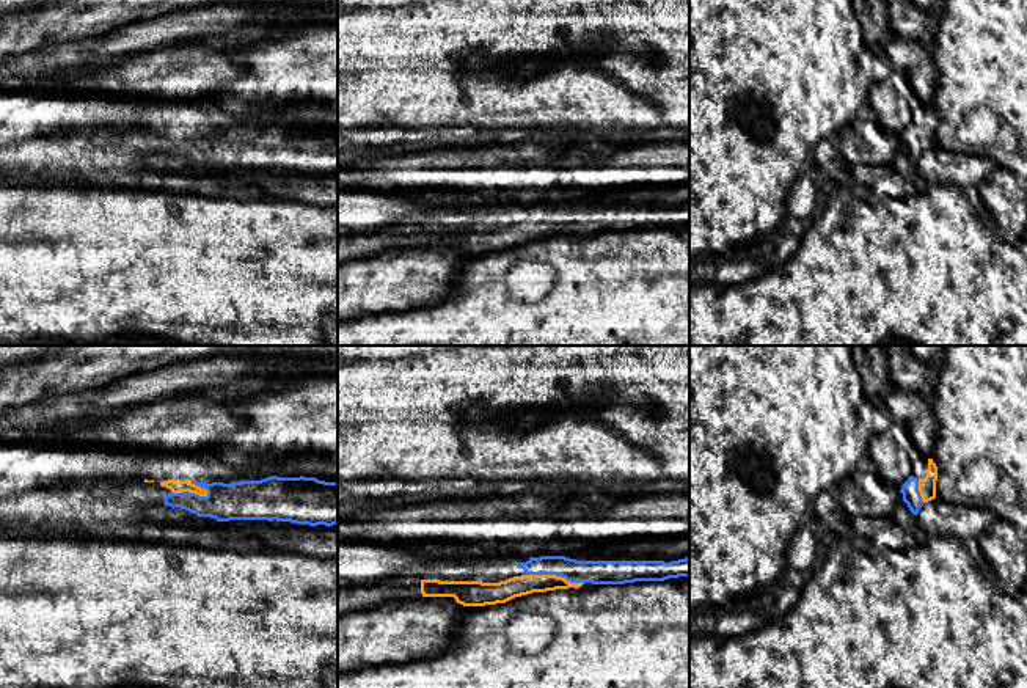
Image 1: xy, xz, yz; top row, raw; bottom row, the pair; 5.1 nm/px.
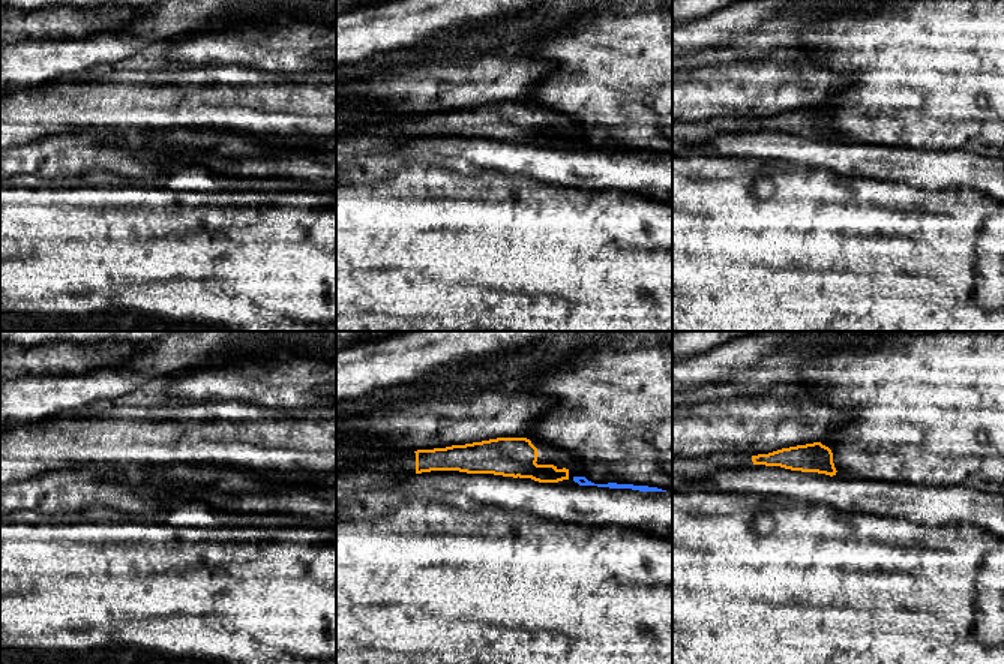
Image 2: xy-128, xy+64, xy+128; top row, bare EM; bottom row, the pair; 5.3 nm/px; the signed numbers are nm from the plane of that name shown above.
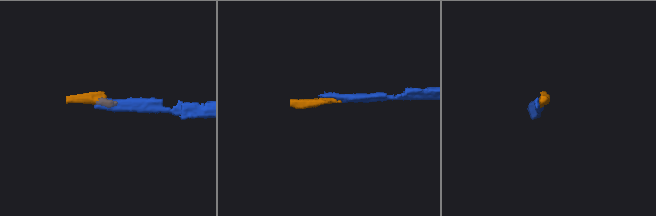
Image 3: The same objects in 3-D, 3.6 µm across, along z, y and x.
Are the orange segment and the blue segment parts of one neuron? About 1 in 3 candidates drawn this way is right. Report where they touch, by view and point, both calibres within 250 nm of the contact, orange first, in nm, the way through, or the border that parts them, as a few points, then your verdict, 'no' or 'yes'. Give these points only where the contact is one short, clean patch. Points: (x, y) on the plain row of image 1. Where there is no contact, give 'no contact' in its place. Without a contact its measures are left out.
contact xy (190, 140); calibres 80 and 190 nm; way xy (176, 134), (190, 140), (204, 148), (237, 148); yes

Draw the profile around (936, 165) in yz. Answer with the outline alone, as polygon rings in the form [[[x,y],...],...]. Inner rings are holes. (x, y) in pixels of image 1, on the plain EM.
[[[937,145],[923,151],[917,162],[920,176],[928,184],[977,187],[997,163],[986,156],[948,152]]]

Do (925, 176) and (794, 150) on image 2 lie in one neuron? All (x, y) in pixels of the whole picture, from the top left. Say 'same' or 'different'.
same

